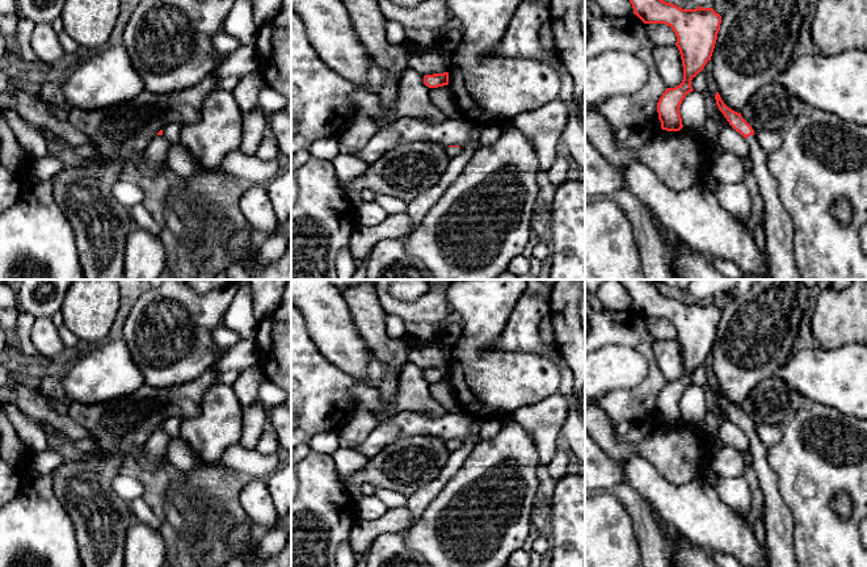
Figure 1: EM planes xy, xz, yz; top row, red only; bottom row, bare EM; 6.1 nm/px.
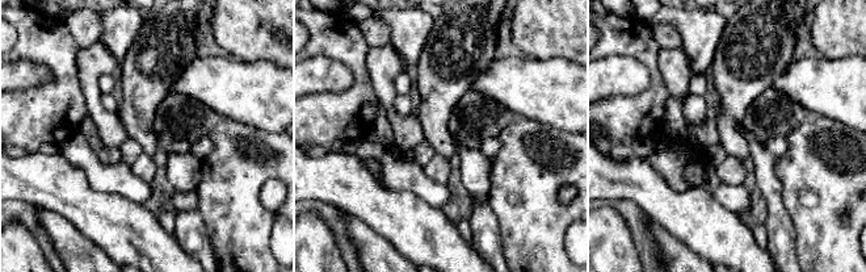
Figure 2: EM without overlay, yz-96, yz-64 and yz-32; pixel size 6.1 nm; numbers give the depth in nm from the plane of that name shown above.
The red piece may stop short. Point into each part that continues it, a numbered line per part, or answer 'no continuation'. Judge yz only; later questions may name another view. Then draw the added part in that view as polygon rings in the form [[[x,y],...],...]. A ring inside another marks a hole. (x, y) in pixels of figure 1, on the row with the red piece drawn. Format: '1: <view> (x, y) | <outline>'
1: yz (778, 226) | [[[754,135],[746,138],[752,172],[763,200],[767,265],[774,280],[801,280],[794,255],[794,222],[778,196],[778,182],[767,167],[769,152]]]

